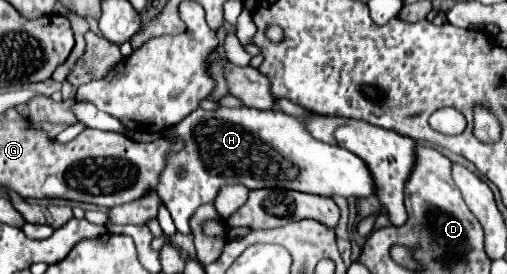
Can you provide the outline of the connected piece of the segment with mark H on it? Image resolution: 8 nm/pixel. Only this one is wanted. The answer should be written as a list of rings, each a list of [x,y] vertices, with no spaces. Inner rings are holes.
[[[222,107],[218,111],[204,111],[196,109],[186,117],[186,121],[178,123],[174,127],[174,133],[170,137],[184,137],[186,149],[182,153],[176,153],[174,157],[168,157],[166,163],[166,173],[162,175],[162,181],[156,189],[158,197],[170,211],[176,227],[180,233],[190,235],[190,217],[196,213],[196,209],[204,203],[214,203],[214,197],[218,195],[220,187],[232,185],[232,183],[242,183],[248,189],[294,189],[302,193],[312,193],[320,197],[356,197],[356,199],[366,199],[370,195],[376,195],[376,185],[374,177],[368,169],[368,165],[350,153],[348,149],[342,149],[338,145],[328,145],[318,139],[314,139],[306,125],[292,117],[286,115],[284,111],[260,111],[252,107]]]

